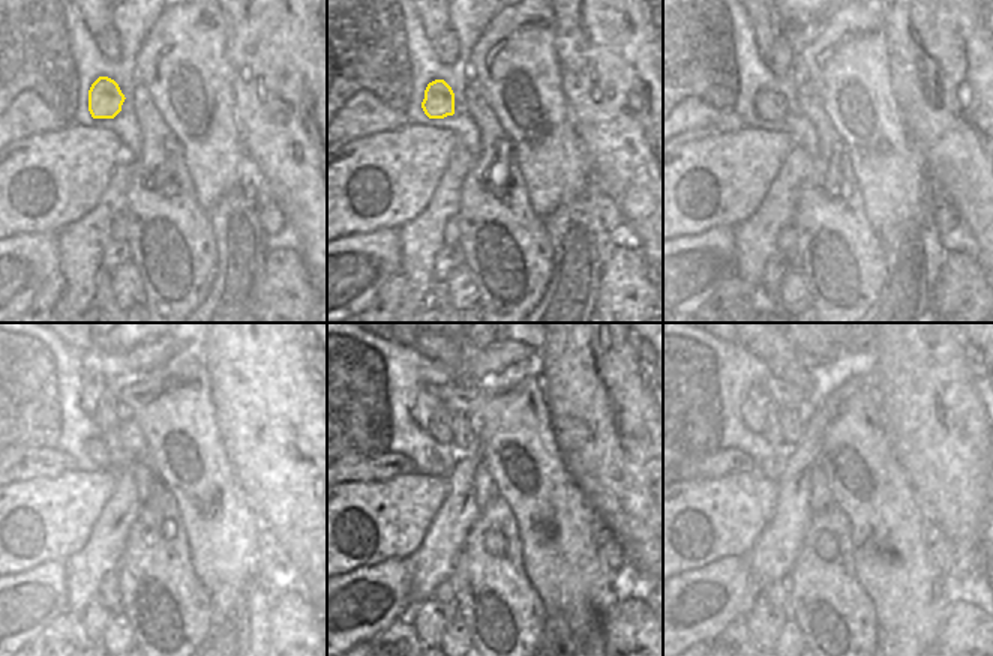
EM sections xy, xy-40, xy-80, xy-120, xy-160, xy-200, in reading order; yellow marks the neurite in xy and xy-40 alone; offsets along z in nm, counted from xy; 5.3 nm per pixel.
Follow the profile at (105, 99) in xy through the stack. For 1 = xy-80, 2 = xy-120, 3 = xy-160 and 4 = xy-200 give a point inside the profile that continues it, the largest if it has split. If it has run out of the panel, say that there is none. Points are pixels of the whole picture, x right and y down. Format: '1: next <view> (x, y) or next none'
1: next xy-80 (770, 105)
2: next xy-120 (96, 449)
3: next xy-160 (443, 458)
4: next xy-200 (774, 466)

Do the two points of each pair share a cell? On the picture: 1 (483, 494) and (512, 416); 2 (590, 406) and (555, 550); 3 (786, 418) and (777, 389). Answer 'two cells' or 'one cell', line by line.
1: two cells
2: two cells
3: two cells

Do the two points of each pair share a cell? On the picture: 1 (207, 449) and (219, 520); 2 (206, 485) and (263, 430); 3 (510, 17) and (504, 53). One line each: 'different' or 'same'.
1: same
2: different
3: same

